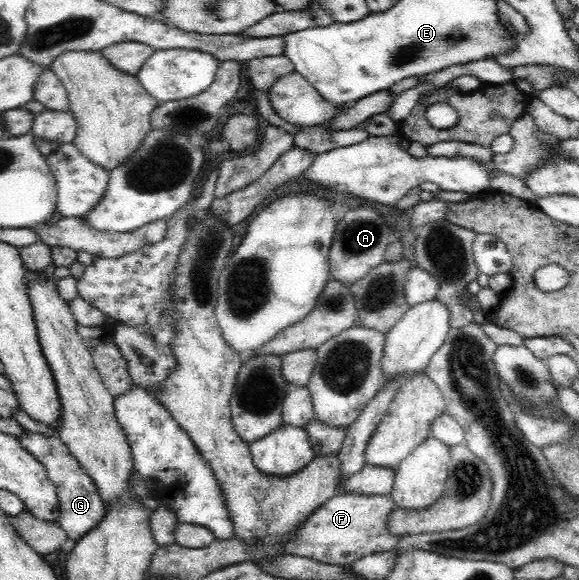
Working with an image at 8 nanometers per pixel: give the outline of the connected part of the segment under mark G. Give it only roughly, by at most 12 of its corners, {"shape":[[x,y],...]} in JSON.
{"shape":[[57,435],[23,447],[46,468],[57,522],[76,540],[104,517],[103,498]]}

